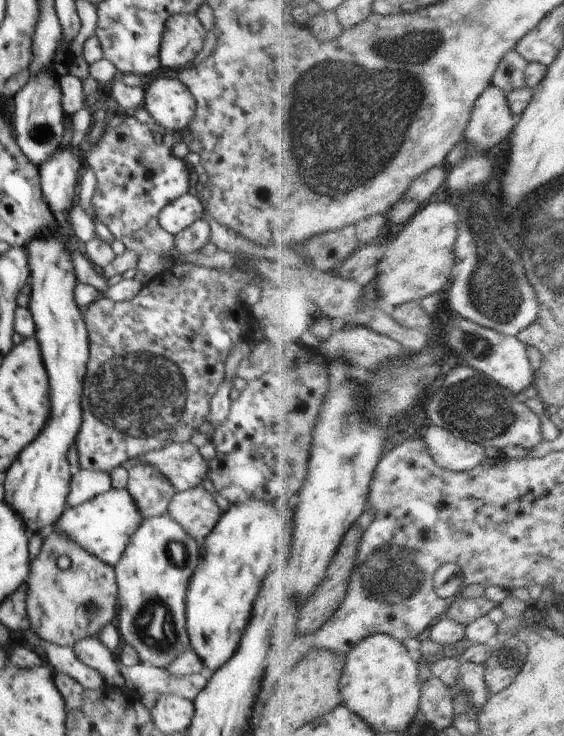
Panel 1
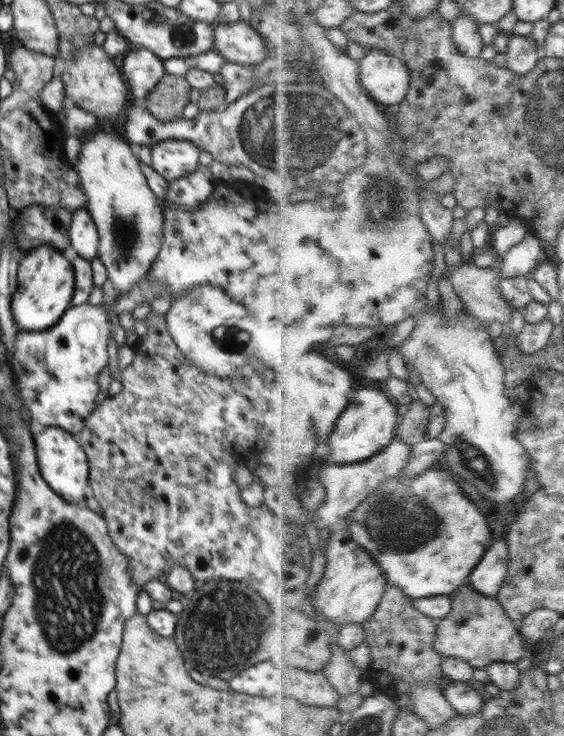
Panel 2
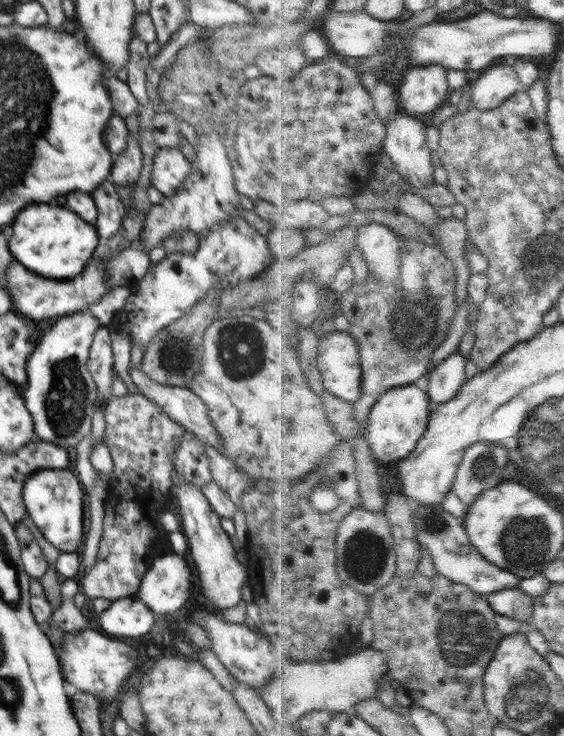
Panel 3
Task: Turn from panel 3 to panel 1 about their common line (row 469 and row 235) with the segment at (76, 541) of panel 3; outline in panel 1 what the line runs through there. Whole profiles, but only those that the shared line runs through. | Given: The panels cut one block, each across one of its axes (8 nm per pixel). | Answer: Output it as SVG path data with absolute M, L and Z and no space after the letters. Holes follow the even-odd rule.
M59 232L54 237L51 235L39 237L24 247L29 257L30 278L32 278L32 296L30 296L28 308L35 323L35 338L47 373L49 402L52 404L44 429L12 462L12 465L6 471L6 480L4 482L4 501L22 518L29 533L46 533L51 530L56 520L68 507L67 497L70 491L71 477L73 476L70 471L68 452L76 441L83 416L81 395L89 360L89 333L83 320L83 310L80 310L73 298L73 291L77 281L73 272L70 254L65 248L65 242L70 240L70 237L63 236Z

